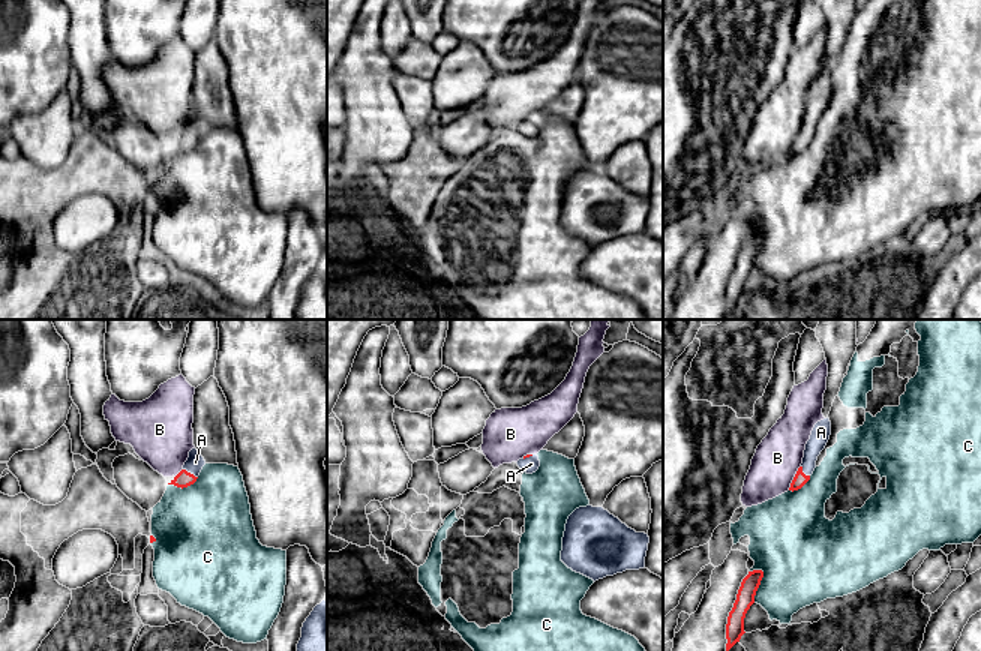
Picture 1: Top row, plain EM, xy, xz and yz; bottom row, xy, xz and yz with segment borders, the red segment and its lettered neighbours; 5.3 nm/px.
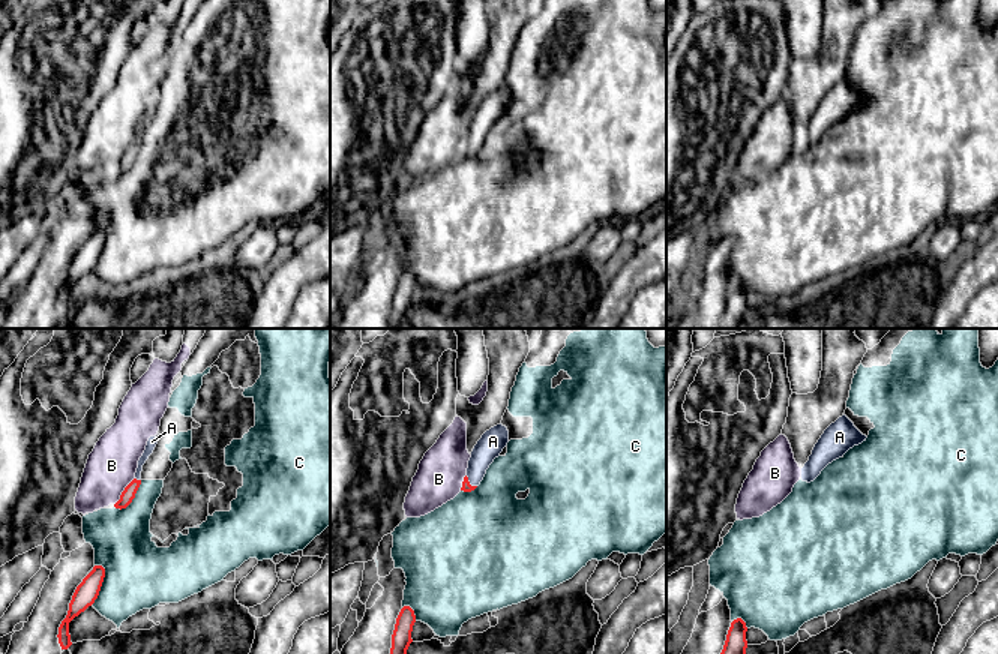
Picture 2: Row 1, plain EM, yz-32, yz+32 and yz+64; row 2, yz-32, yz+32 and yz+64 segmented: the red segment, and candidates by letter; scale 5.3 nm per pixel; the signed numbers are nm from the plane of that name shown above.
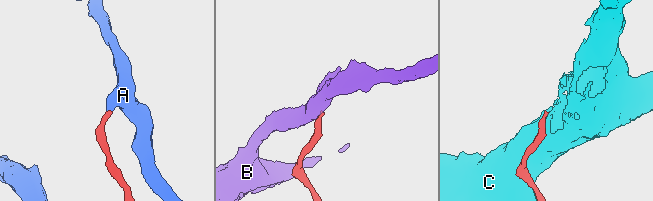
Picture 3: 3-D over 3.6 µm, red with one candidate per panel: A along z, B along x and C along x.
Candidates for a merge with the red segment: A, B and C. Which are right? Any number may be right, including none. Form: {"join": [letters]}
{"join": ["A"]}

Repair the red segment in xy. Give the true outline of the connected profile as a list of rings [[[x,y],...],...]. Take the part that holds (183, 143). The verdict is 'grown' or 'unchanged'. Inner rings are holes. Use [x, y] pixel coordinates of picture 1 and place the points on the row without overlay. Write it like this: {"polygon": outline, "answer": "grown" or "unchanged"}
{"polygon": [[[192,112],[183,134],[168,148],[174,148],[182,153],[194,148],[204,129],[206,124],[201,117],[196,112]]], "answer": "grown"}

